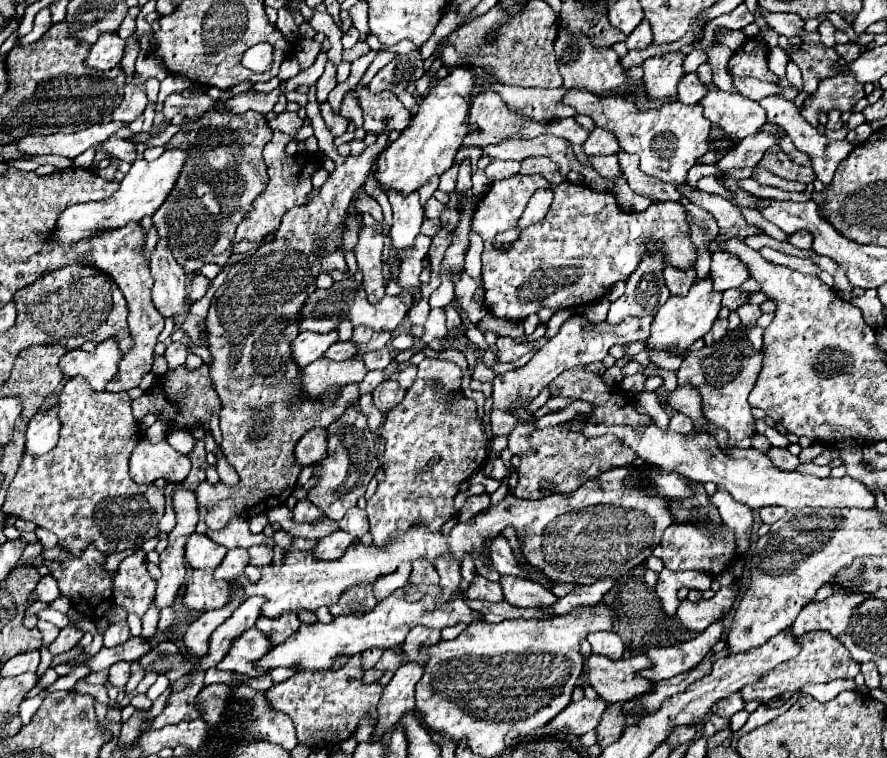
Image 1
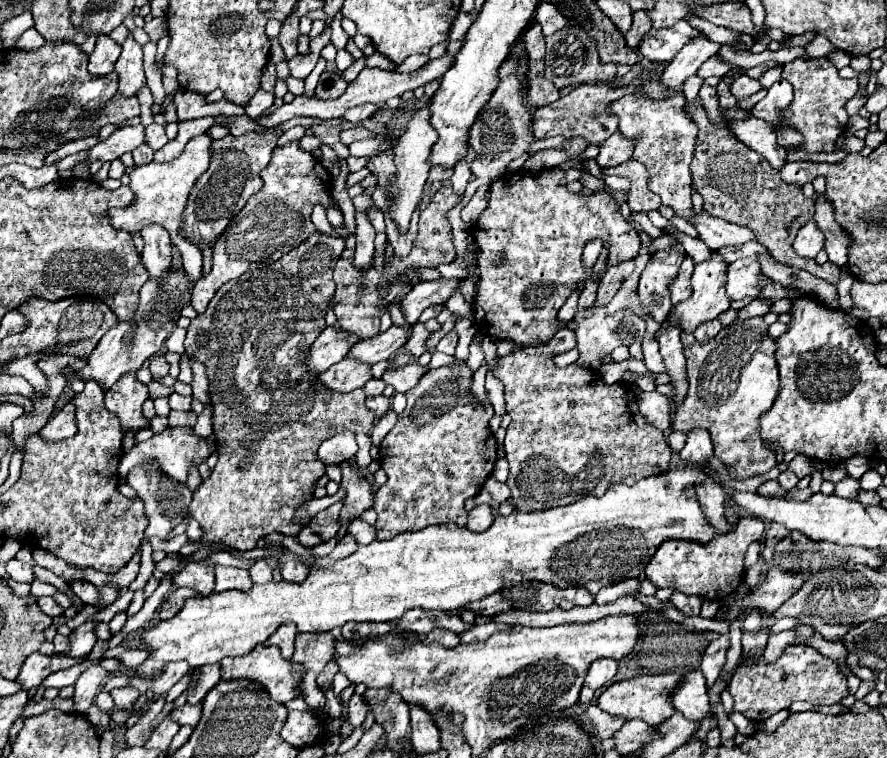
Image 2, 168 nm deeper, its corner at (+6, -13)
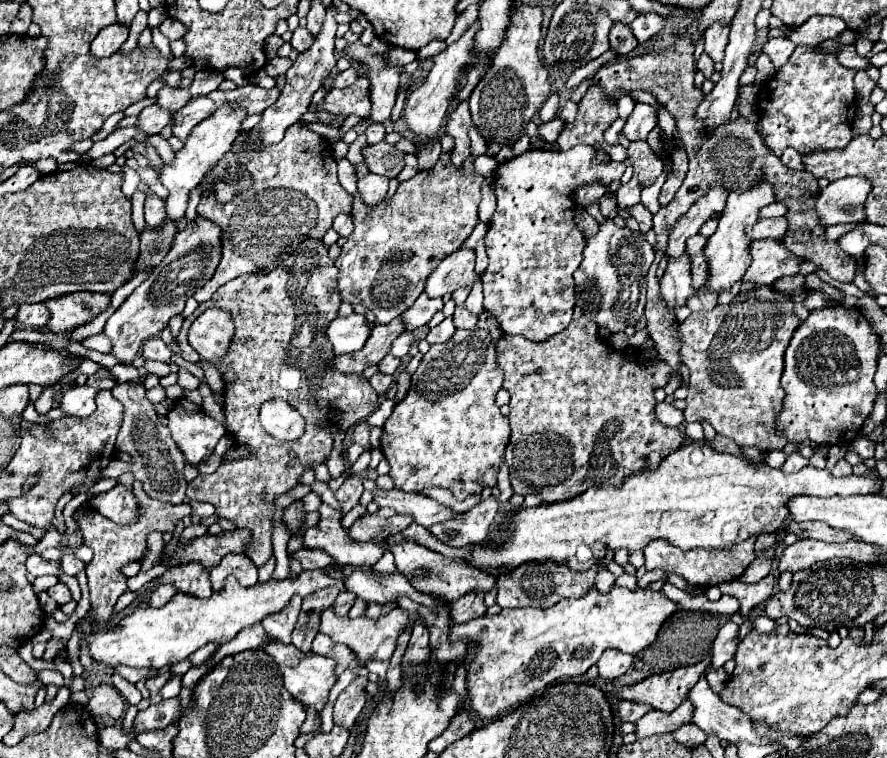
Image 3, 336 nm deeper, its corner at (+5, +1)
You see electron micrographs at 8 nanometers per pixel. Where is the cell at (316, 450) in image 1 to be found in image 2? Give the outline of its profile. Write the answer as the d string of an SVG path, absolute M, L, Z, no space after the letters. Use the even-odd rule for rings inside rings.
M353 432L335 434L331 440L325 440L317 452L319 460L323 460L325 464L341 464L345 460L351 460L355 454L357 454L357 442Z

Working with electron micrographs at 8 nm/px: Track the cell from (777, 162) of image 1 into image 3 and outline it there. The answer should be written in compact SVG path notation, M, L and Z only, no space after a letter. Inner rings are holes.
M688 38L676 40L676 44L660 54L646 54L646 56L636 56L636 58L622 58L614 64L602 66L594 76L592 76L592 86L600 86L602 92L606 94L606 98L612 102L616 102L616 90L646 90L650 94L654 94L664 106L666 110L672 114L672 118L678 124L678 136L684 142L686 154L688 154L688 174L680 186L680 190L676 192L674 200L666 206L662 206L656 214L654 214L654 232L658 234L658 252L656 252L656 260L648 272L648 284L646 284L646 322L648 322L648 332L650 338L656 344L656 352L658 356L668 362L670 368L678 370L680 364L680 356L678 356L678 348L680 342L676 342L676 330L678 326L672 326L672 322L668 322L668 314L664 314L664 306L660 306L660 294L656 290L656 268L660 258L664 256L664 246L666 246L666 236L668 236L668 226L672 226L684 212L690 210L690 206L702 198L704 194L708 194L708 190L714 184L722 184L726 192L746 192L750 188L754 188L758 182L768 182L774 188L776 194L776 202L782 202L788 206L788 212L784 214L788 220L788 232L782 238L782 244L786 250L790 250L792 254L800 256L802 260L806 258L808 262L814 262L818 268L822 268L824 272L828 272L828 276L832 280L838 282L852 282L854 272L856 272L856 260L848 258L848 254L844 254L840 250L840 246L836 242L828 242L824 236L824 226L820 226L816 214L814 214L814 202L818 198L818 182L812 174L808 174L806 170L790 170L786 168L780 158L764 144L764 138L758 132L758 124L756 122L748 122L744 116L738 116L734 120L728 120L720 126L716 126L710 132L706 130L706 120L696 116L698 106L704 102L706 94L702 88L698 88L694 84L694 62L692 62L692 54L694 54L694 46Z

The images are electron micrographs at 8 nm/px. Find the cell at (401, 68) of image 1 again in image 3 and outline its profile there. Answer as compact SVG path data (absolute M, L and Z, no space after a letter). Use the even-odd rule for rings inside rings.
M358 76L358 80L342 90L330 90L330 94L324 98L320 108L332 112L332 114L358 114L362 118L368 116L370 110L370 100L368 100L368 78Z

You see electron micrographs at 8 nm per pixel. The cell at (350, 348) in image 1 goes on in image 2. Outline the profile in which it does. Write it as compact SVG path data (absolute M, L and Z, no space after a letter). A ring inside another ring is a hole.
M413 324L407 326L391 326L387 332L375 336L375 338L367 338L361 340L359 344L355 344L349 352L349 358L357 358L361 362L367 364L375 364L387 358L393 358L409 340L409 330L413 328Z

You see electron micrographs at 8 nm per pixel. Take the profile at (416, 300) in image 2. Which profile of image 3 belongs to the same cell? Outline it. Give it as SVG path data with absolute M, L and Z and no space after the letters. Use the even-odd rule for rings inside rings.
M456 250L454 254L446 256L438 268L426 278L424 292L430 298L438 298L450 294L464 286L474 286L478 274L474 270L474 252L472 250Z

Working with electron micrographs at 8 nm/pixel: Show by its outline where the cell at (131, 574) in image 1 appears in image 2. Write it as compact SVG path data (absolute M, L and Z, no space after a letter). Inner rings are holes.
M71 582L71 590L77 598L83 600L83 604L91 604L91 600L97 600L97 588L89 582Z

